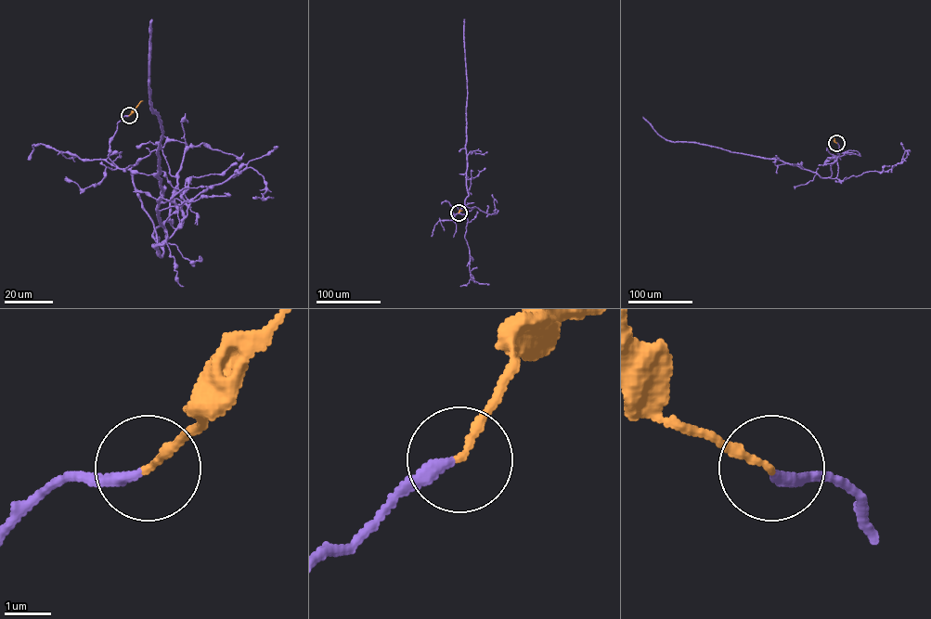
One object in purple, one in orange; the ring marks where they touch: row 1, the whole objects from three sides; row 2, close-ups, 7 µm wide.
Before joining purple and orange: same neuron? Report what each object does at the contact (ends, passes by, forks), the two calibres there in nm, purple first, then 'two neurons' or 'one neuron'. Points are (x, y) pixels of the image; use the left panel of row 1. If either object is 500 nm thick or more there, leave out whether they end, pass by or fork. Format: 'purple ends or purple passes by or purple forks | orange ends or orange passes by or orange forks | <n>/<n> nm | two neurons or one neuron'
purple ends | orange ends | 260/150 nm | one neuron

